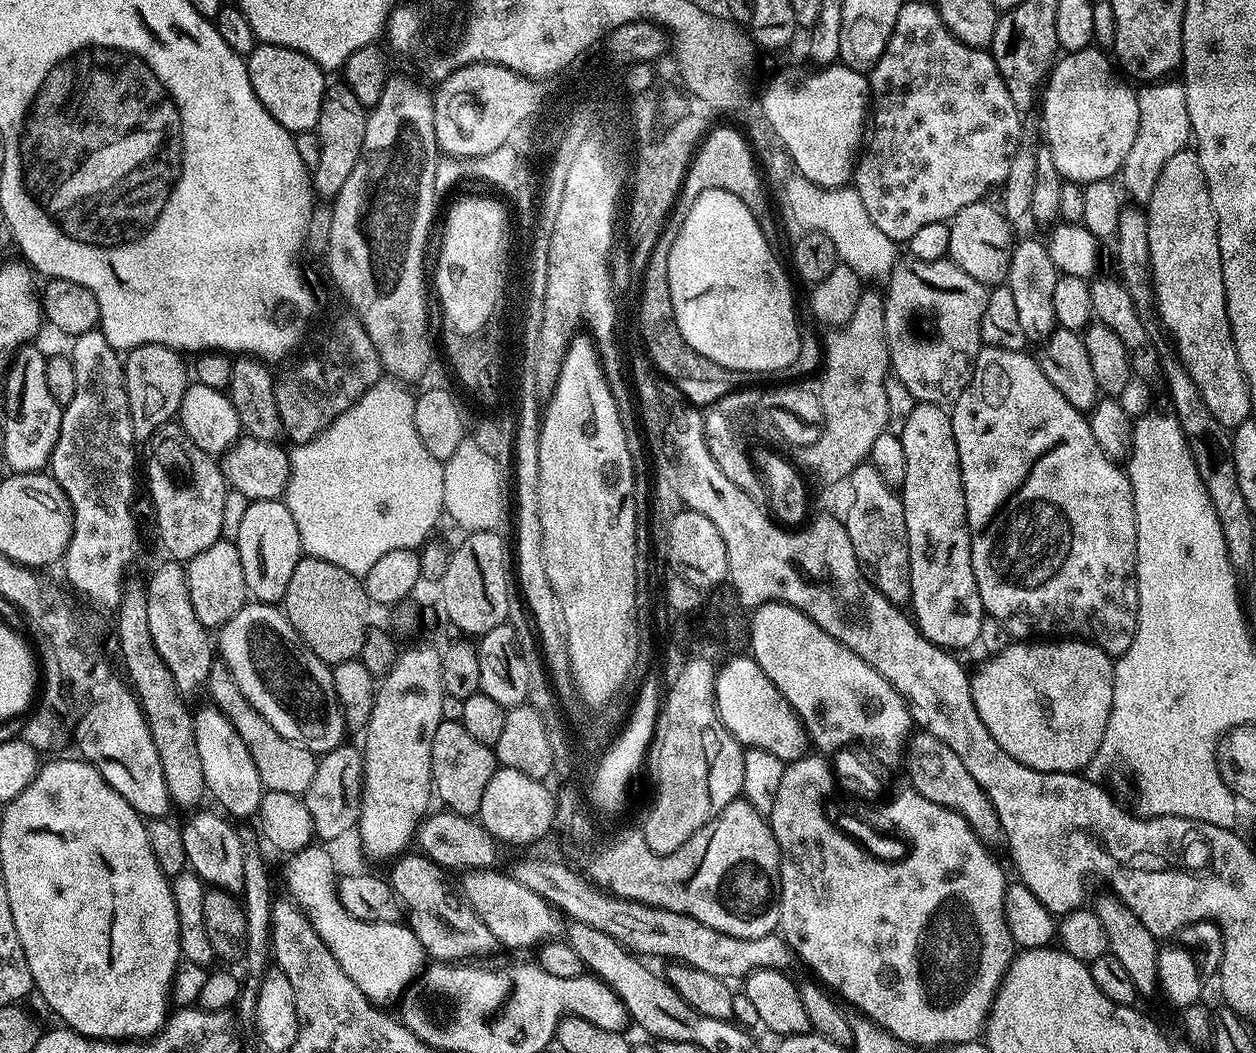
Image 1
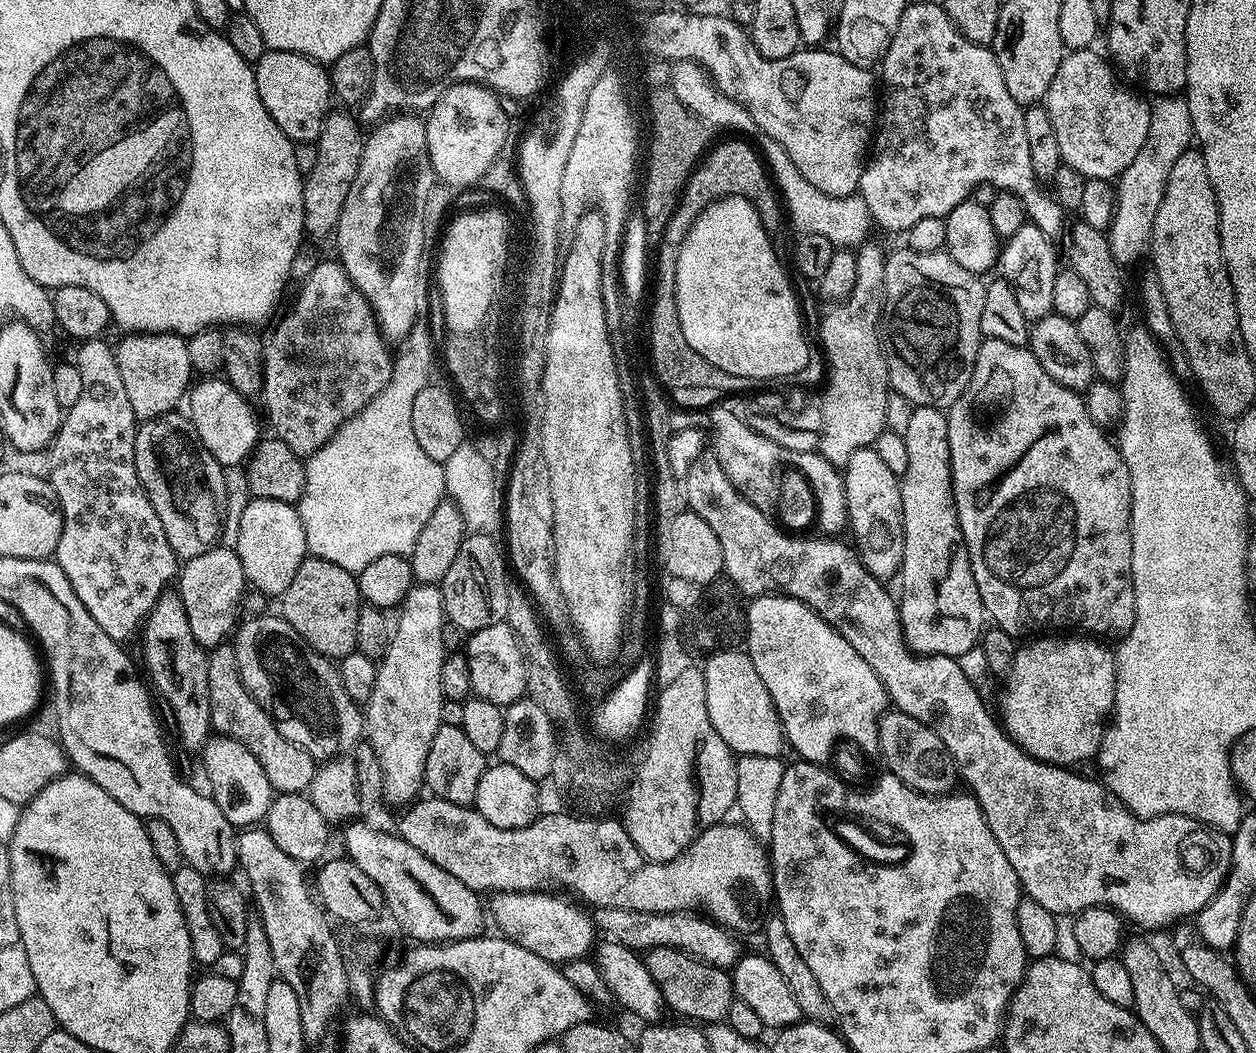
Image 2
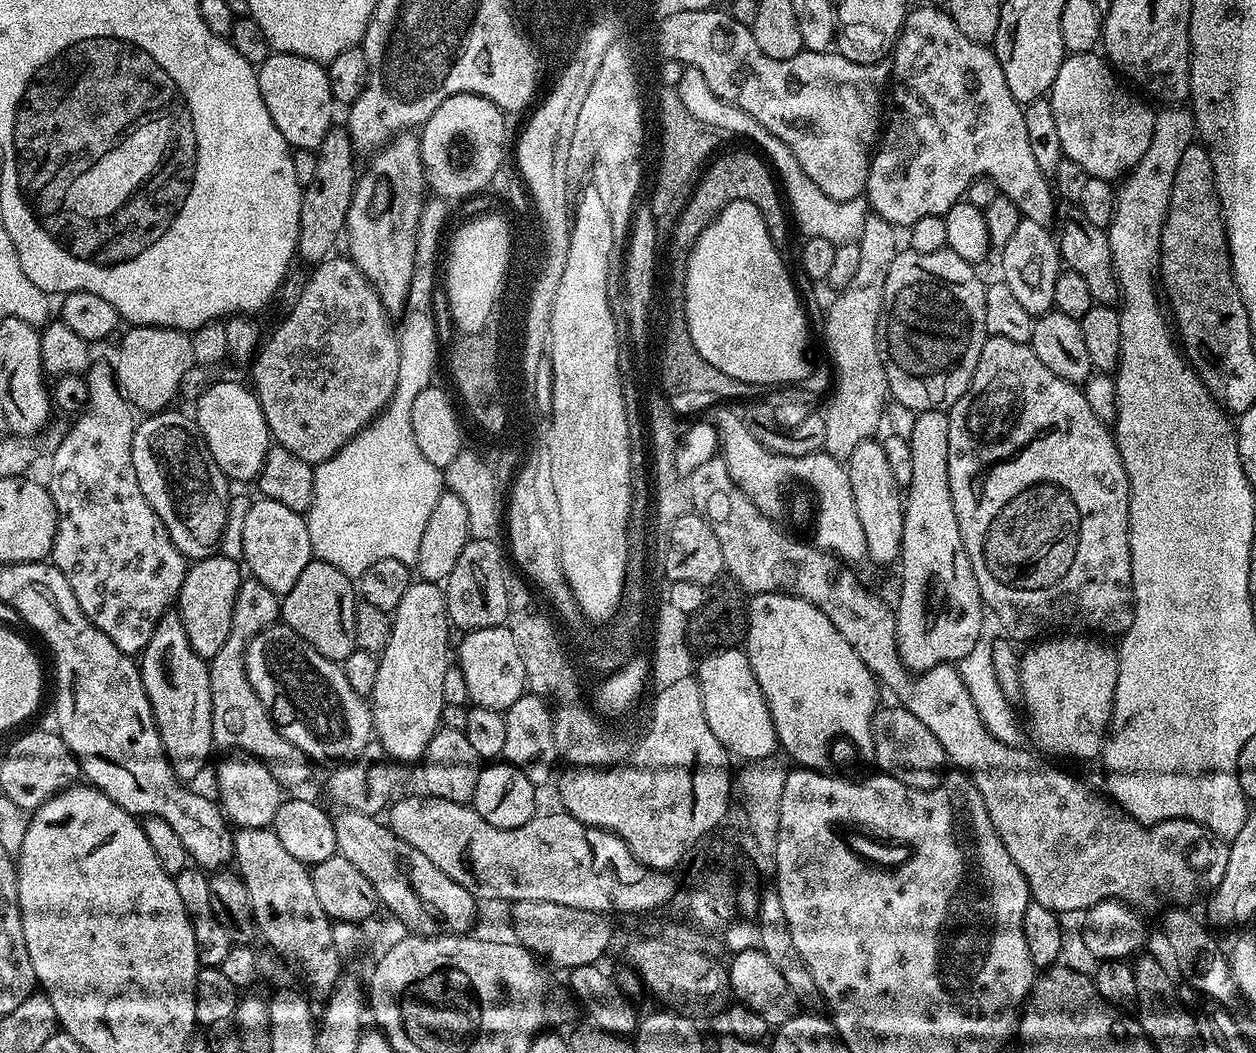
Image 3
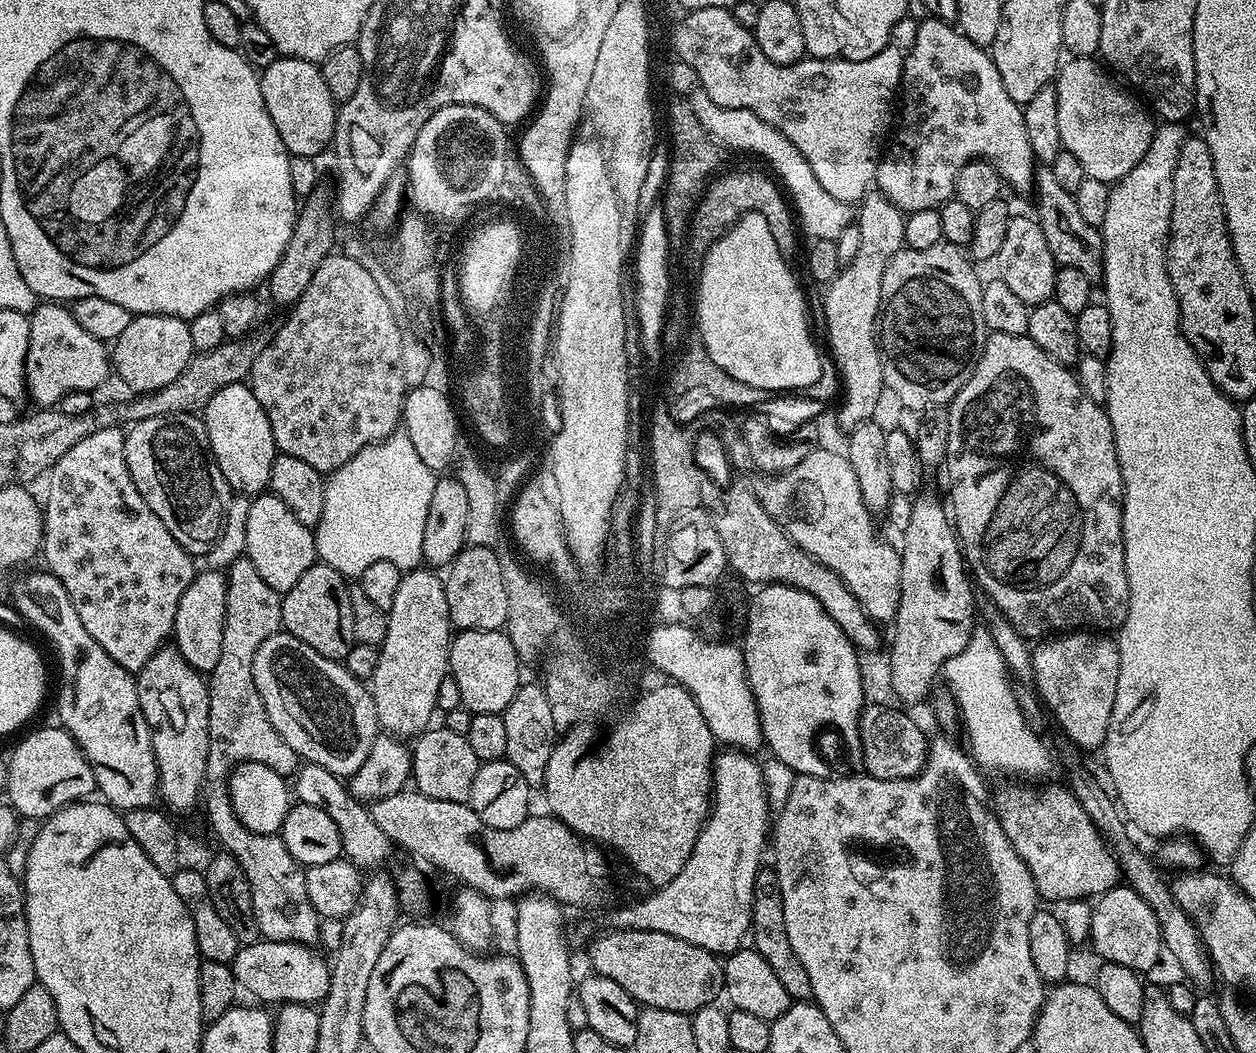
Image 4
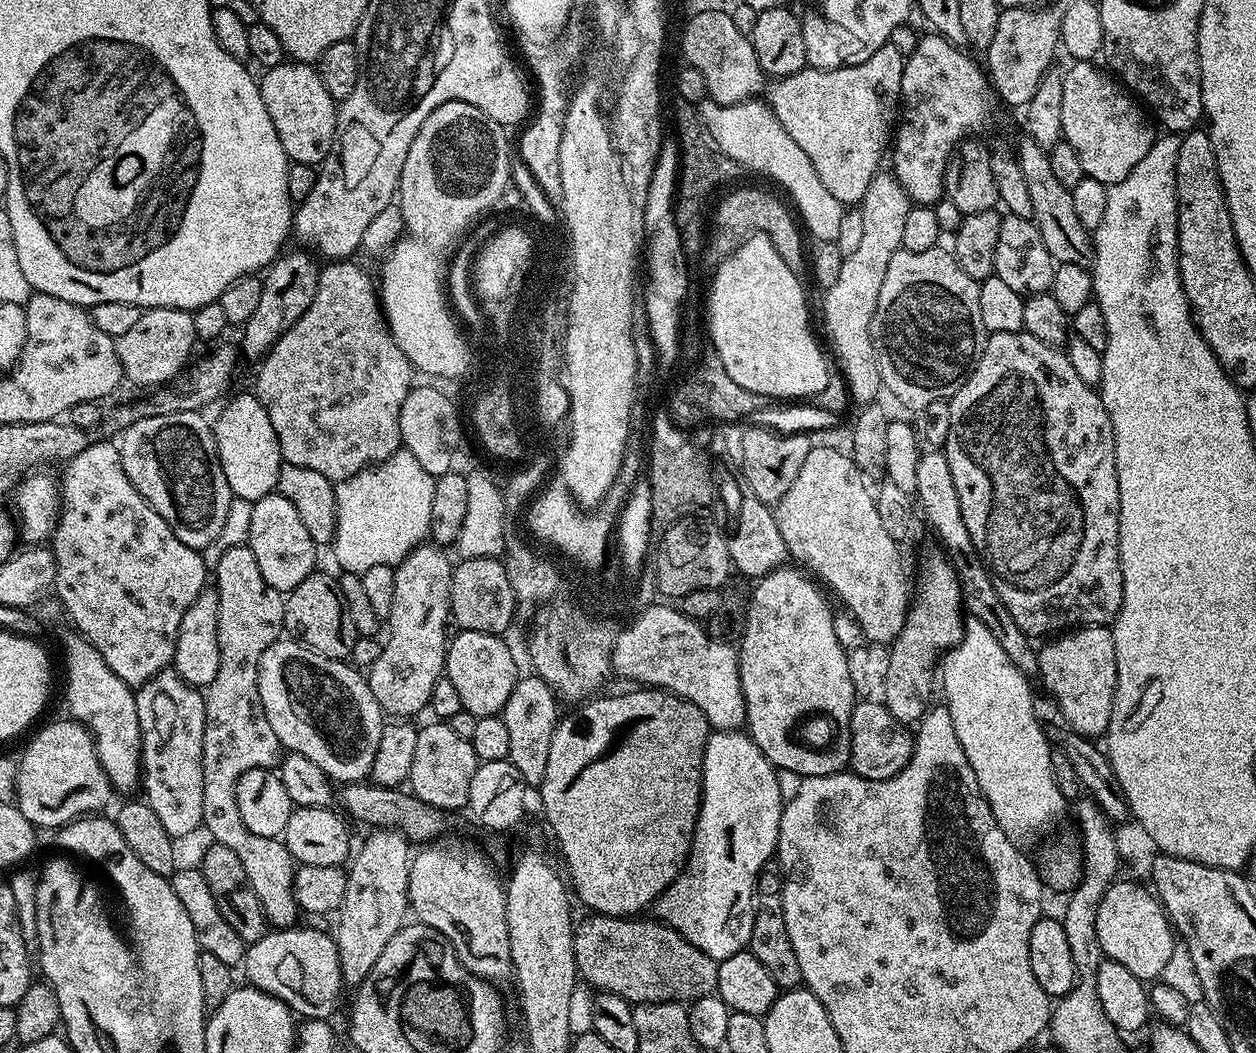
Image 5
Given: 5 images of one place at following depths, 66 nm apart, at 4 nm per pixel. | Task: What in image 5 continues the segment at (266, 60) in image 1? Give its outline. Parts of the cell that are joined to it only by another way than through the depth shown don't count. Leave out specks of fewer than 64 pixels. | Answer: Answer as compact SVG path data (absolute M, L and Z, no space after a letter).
M285 62L267 69L258 83L266 114L278 130L278 142L293 164L319 166L336 147L336 110L338 101L322 86L319 71L308 62Z

